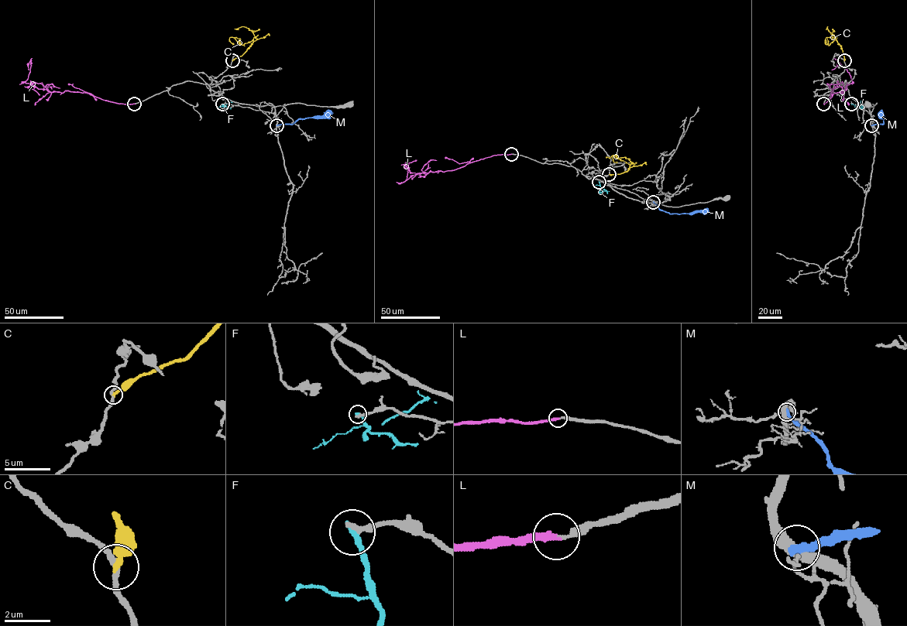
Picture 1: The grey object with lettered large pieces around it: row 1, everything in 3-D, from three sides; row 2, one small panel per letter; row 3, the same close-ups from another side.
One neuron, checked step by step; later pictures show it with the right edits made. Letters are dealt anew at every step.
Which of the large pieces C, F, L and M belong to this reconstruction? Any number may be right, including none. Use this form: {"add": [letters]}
{"add": ["L"]}

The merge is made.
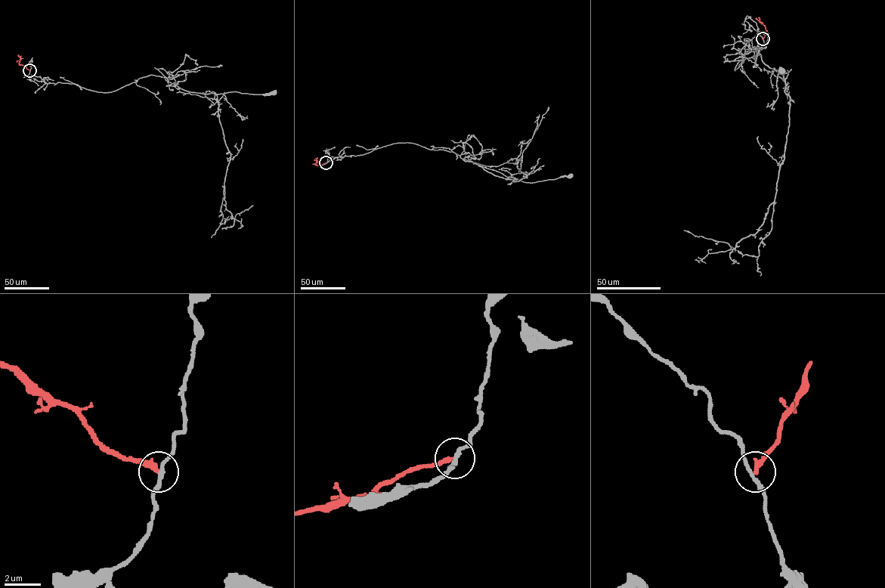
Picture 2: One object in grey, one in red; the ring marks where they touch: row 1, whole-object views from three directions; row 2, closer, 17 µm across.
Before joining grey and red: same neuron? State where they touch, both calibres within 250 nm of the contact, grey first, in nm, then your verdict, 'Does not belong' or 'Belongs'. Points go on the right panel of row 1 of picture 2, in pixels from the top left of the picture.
Place: (762, 38). Thickness 200 nm (grey) against 320 nm. Does not belong

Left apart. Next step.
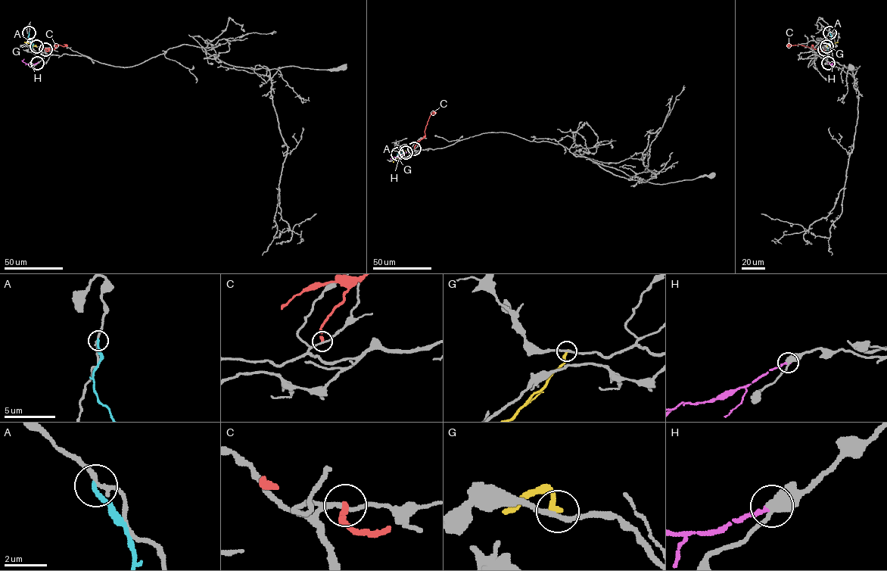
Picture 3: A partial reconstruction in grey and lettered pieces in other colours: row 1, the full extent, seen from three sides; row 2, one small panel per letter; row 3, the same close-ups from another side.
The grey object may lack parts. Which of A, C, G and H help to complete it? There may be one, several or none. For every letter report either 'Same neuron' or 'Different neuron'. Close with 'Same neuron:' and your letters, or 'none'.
A: Different neuron
C: Different neuron
G: Different neuron
H: Different neuron
Same neuron: none

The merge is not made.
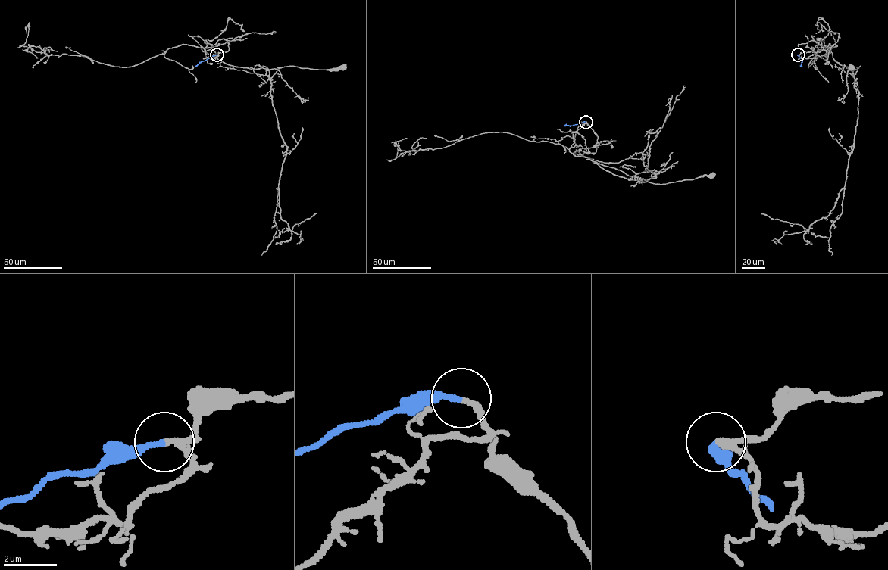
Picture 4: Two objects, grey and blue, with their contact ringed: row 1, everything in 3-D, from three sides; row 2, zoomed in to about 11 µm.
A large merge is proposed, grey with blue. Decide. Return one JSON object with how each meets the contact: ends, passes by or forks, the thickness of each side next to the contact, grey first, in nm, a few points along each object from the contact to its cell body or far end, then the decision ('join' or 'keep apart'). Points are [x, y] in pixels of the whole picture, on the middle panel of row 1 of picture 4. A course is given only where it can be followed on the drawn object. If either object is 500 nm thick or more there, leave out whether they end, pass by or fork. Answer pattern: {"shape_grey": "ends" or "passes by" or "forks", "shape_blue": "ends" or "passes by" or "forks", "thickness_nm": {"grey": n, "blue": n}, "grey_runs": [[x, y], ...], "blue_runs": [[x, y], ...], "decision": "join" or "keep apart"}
{"shape_grey": "ends", "shape_blue": "ends", "thickness_nm": {"grey": 240, "blue": 220}, "grey_runs": [[586, 122], [598, 136], [597, 143], [573, 154], [616, 175], [664, 184], [712, 175]], "blue_runs": [[586, 122], [564, 126]], "decision": "join"}

